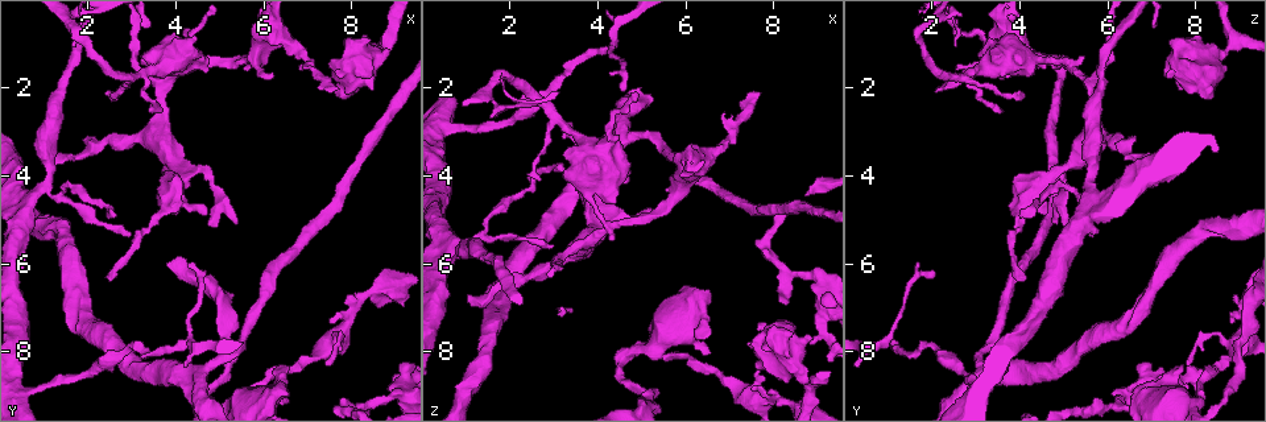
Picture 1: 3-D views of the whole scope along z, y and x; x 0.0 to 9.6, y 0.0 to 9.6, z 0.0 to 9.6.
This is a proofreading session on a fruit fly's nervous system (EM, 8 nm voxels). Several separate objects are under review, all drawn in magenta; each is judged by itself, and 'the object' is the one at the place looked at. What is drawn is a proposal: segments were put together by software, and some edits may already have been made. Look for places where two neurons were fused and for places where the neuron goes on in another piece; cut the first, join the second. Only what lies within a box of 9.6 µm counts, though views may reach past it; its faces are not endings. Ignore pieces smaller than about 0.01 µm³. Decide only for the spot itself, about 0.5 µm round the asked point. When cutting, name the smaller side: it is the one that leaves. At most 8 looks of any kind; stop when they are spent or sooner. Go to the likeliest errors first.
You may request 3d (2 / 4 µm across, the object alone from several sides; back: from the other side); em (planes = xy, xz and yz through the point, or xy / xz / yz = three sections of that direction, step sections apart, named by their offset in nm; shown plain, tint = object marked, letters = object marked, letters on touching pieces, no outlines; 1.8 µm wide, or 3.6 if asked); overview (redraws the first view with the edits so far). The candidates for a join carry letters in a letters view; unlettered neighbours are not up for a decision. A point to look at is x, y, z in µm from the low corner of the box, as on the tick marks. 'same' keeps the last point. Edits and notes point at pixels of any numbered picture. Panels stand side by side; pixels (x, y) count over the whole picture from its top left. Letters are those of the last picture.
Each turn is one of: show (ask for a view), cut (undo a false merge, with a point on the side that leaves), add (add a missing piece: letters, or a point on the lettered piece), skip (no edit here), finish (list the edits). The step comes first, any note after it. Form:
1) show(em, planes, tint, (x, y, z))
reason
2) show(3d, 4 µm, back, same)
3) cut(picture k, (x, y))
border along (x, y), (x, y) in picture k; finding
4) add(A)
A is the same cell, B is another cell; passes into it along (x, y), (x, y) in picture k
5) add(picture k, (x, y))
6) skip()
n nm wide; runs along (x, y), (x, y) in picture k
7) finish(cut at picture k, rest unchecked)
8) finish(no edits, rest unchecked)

show(em, xz, step 16, letters, (3.05, 1.80, 2.70))
four or more arms meet

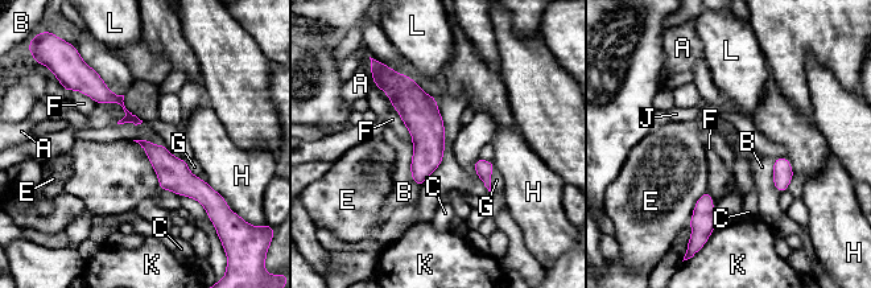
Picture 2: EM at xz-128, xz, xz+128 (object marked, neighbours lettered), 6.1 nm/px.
show(em, planes, letters, same)

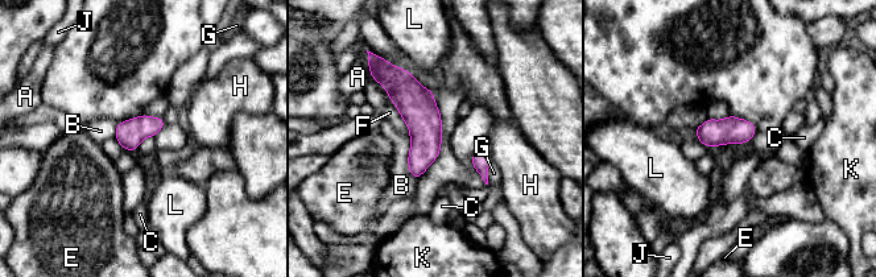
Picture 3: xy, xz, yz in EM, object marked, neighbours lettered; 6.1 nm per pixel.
skip()
A, B, C, E, F, G, H, J, K and L are other cells; border along (409, 136), (408, 172), (416, 180) in picture 3; continuous, no second neuron

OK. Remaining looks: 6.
show(em, 3.6 µm, xz, step 8, tint, (6.45, 8.35, 7.65))
free end

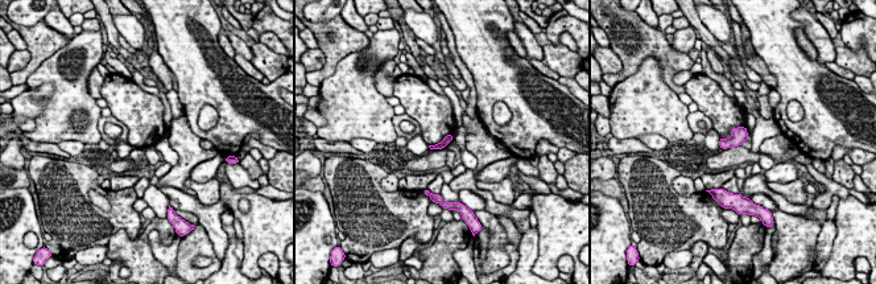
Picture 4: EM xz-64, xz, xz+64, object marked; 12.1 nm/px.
show(em, 3.6 µm, planes, letters, same)

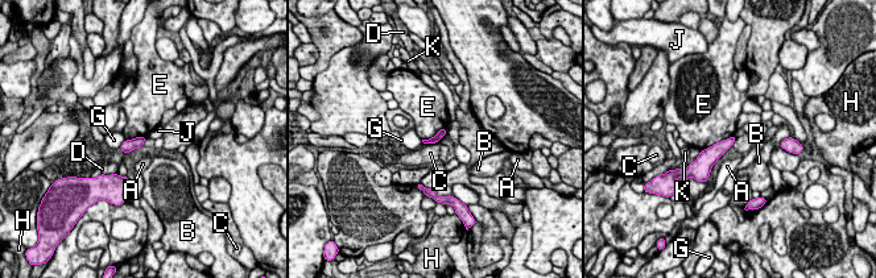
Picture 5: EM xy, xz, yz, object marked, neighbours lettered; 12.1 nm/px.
skip()
A, B, C, D, E, G, H, J and K are other cells; border along (732, 135), (701, 150) in picture 5; none of them fits

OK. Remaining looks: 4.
show(em, xy, step 16, tint, (6.85, 1.60, 2.55))
branch stops here

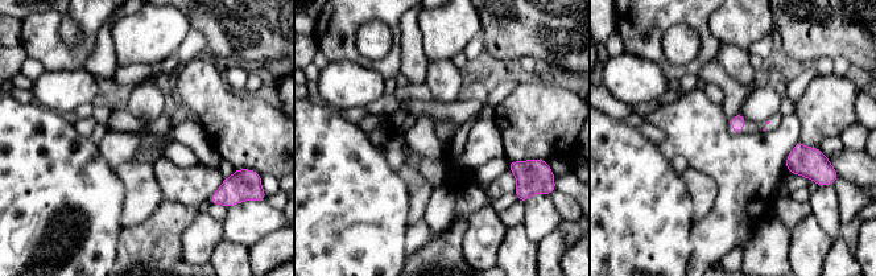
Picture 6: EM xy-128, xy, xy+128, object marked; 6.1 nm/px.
show(em, planes, letters, same)

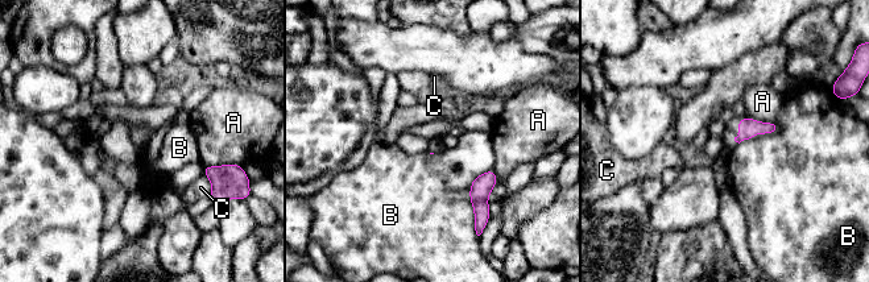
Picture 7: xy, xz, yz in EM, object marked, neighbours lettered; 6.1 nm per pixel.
skip()
A, B and C are other cells; border along (747, 116), (754, 120), (774, 123) in picture 7; none of them fits

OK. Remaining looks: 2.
finish(no edits, rest unchecked)

